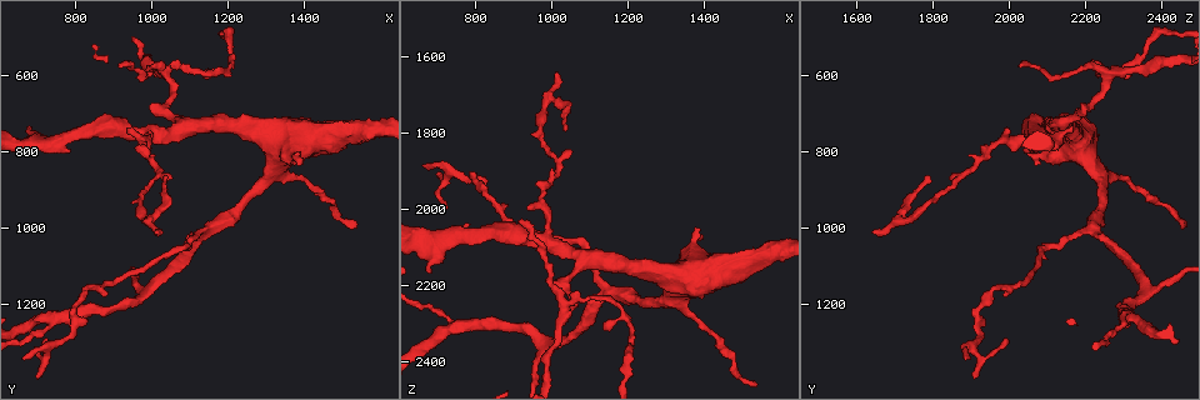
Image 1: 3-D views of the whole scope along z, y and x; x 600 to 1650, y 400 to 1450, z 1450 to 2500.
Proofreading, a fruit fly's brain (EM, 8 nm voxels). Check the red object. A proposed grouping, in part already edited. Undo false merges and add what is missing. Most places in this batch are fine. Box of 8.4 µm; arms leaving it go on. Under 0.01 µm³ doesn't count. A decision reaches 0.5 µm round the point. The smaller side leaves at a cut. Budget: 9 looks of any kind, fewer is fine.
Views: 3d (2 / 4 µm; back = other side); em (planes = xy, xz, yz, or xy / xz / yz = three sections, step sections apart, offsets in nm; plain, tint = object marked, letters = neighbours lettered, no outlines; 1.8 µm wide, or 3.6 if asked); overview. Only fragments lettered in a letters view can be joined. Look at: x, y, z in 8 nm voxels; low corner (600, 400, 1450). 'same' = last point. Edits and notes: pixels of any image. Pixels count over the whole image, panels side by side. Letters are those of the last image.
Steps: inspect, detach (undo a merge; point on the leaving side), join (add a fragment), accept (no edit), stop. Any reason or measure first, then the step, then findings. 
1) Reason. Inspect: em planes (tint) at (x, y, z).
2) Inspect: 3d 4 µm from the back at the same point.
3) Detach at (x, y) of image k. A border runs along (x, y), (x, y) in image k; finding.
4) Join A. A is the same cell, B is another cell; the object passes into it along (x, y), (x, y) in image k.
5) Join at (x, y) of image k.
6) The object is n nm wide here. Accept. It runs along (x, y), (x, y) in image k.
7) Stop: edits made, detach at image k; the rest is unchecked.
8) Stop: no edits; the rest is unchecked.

Branch stops here. Inspect: 3d 4 µm from the back at (1380, 805, 2040).

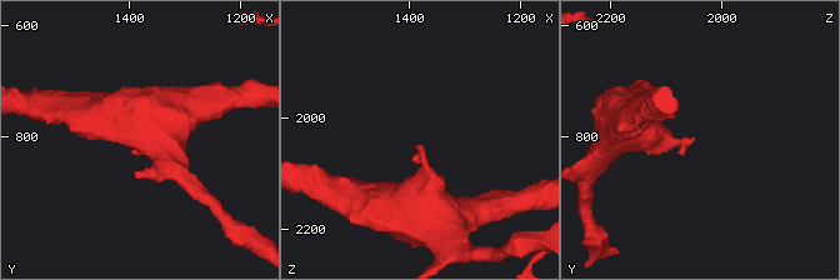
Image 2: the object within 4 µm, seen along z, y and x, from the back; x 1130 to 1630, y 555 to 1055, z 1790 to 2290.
Inspect: em 3.6 µm planes (plain) at (1375, 805, 2045).

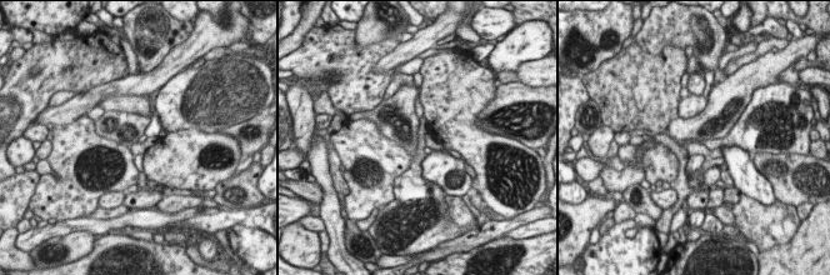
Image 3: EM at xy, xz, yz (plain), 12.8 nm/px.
Inspect: em 3.6 µm planes (letters) at the same point.

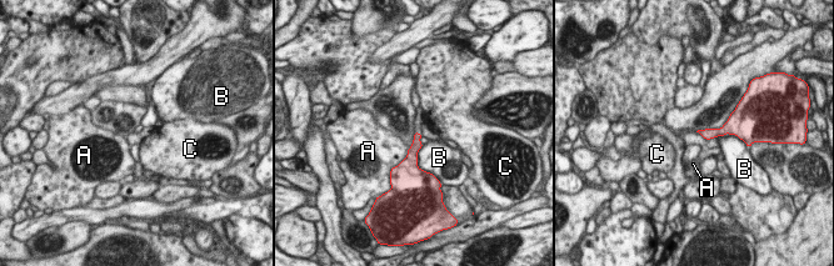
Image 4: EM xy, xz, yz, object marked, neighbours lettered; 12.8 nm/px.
Accept. A, B and C are other cells; it runs along (730, 128), (717, 132), (703, 132) in image 4; no lettered fragment goes on from it.

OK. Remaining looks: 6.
Branch point. Inspect: em 3.6 µm xy step 8 (tint) at (745, 1235, 2300).

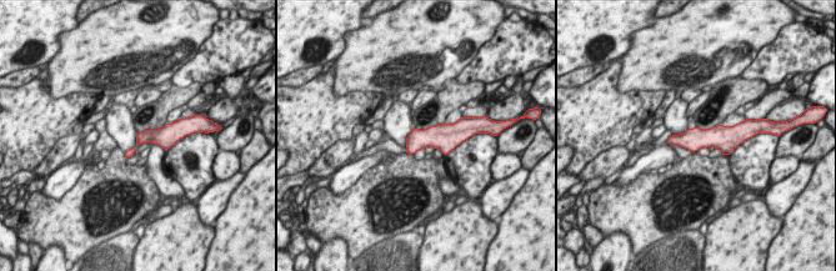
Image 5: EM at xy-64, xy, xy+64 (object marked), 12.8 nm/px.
Inspect: em 3.6 µm planes (tint) at the same point.

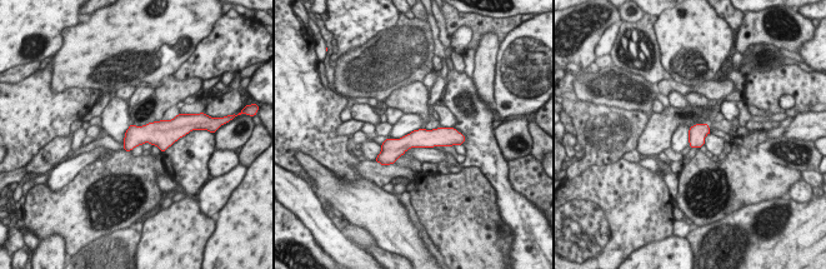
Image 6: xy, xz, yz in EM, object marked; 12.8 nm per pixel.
See the neighbours. Inspect: em 3.6 µm planes (letters) at the same point.

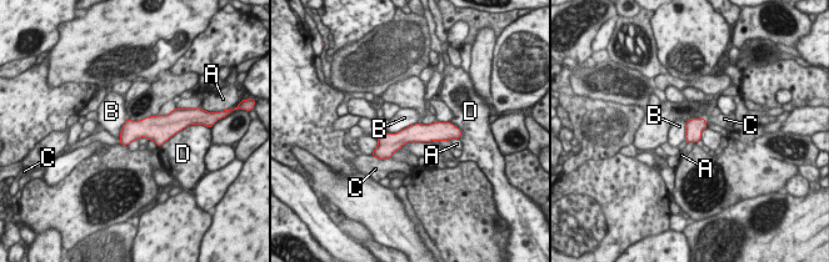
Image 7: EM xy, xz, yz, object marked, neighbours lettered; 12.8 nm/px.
The object is 240 nm wide here. Accept. A, B, C and D are other cells; a border runs along (419, 121), (395, 132), (385, 132) in image 7; one cell here.

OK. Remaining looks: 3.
Inspect: em planes (tint) at (720, 1330, 1915).

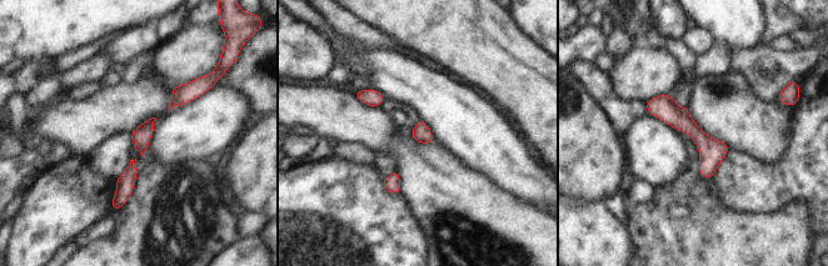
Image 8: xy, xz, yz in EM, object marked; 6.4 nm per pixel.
See the neighbours. Inspect: em planes (letters) at the same point.

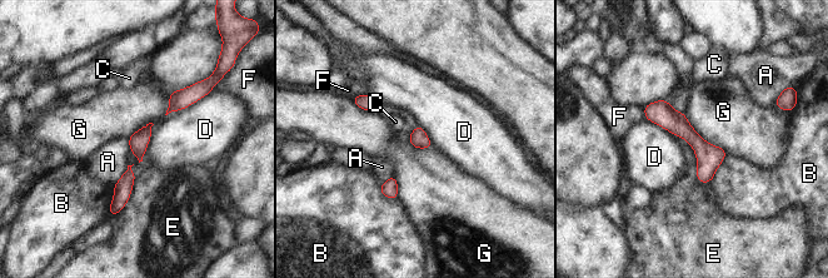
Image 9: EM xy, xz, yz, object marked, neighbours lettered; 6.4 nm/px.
The object is 110 nm wide here; the longest contact is with G, 400 nm. Accept. A, B, C, D, E, F and G are other cells; all the same cell.

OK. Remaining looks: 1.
Stop: no edits; the rest is unchecked.

